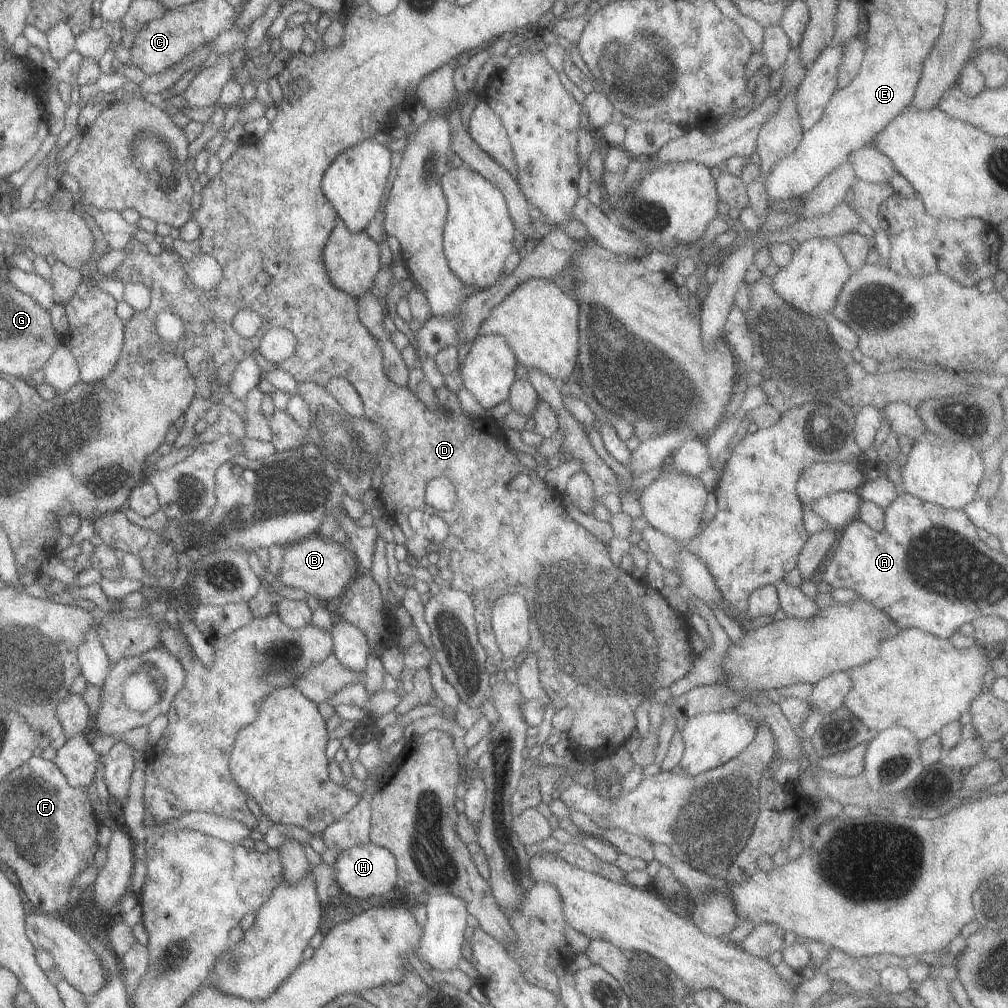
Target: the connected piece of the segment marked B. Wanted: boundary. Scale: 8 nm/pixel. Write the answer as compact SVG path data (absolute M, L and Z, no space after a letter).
M317 535L305 537L293 544L286 545L282 552L282 563L275 576L283 586L301 588L307 595L313 595L321 603L326 603L343 592L351 579L361 570L347 542L335 543Z

